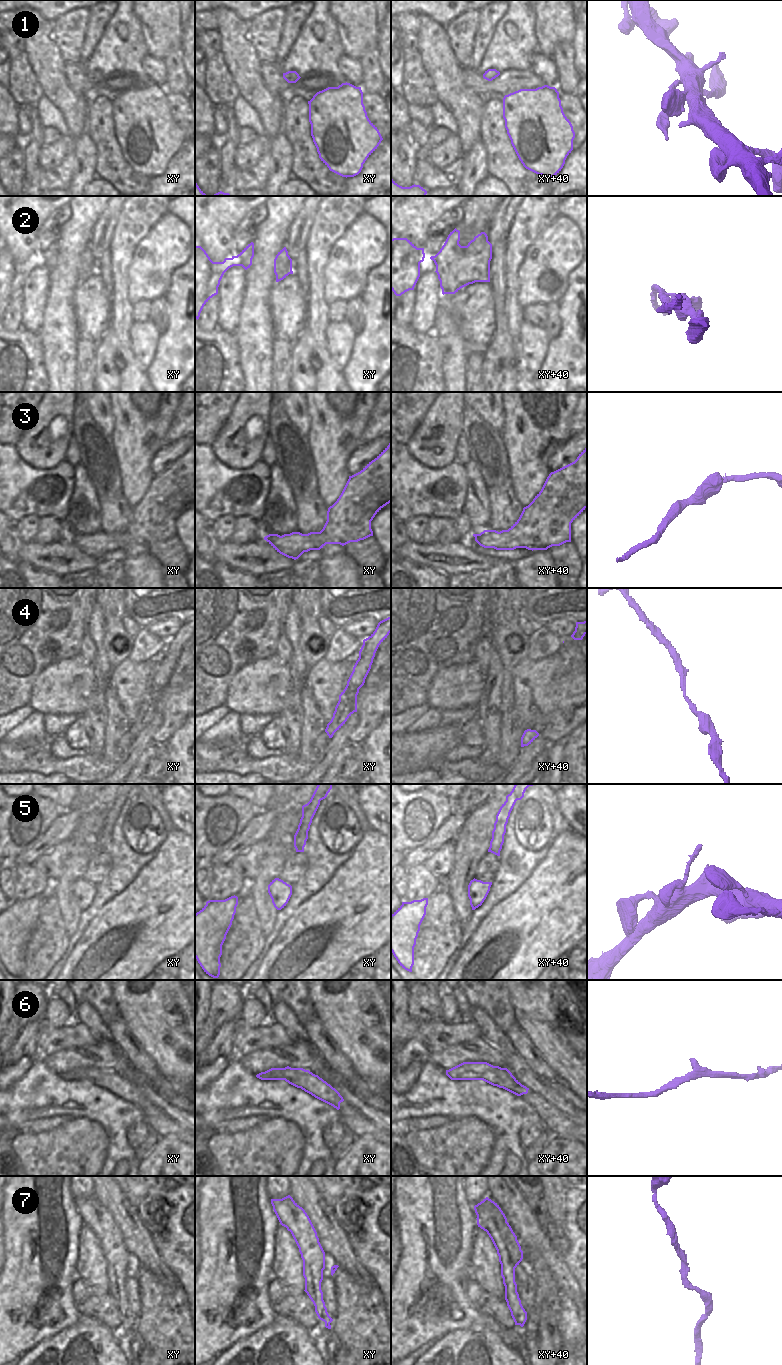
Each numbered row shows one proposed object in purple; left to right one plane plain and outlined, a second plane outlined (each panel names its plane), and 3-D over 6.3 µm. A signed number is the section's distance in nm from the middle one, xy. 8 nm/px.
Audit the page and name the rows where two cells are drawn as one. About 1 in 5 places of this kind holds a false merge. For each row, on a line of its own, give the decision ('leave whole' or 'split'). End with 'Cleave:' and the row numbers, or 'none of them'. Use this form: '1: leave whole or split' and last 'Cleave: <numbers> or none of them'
1: leave whole
2: split
3: leave whole
4: leave whole
5: leave whole
6: leave whole
7: leave whole
Cleave: 2

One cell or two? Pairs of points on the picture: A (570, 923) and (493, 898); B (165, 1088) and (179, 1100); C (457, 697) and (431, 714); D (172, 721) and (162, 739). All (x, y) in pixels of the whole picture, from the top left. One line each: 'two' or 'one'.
A: two
B: one
C: two
D: one

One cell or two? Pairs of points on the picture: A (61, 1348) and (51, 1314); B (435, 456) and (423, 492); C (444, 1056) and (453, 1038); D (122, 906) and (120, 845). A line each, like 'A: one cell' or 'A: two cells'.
A: two cells
B: two cells
C: two cells
D: two cells

